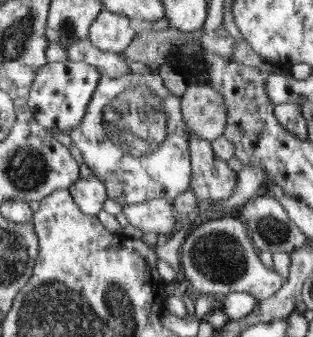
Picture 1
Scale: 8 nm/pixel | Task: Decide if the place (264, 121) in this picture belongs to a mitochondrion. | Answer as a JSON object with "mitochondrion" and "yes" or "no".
{"mitochondrion":"no"}

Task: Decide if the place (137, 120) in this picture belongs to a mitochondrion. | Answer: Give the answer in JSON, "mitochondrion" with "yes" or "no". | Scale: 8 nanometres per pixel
{"mitochondrion":"yes"}

